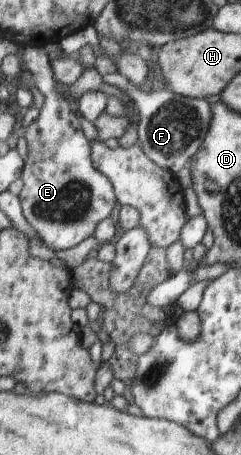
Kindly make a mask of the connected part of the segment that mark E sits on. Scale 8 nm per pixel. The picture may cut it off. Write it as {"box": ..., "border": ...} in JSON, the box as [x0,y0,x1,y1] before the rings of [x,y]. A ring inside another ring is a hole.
{"box":[17,45,115,251],"border":[[[43,45],[24,46],[21,59],[23,68],[32,72],[34,85],[43,95],[44,101],[37,118],[21,132],[27,145],[27,157],[20,173],[23,186],[17,197],[25,221],[37,233],[38,238],[49,249],[63,251],[63,249],[69,249],[69,247],[81,243],[81,239],[91,237],[97,223],[103,221],[105,217],[109,217],[109,213],[115,207],[112,183],[91,163],[90,143],[87,143],[87,139],[83,137],[83,133],[79,129],[77,114],[71,111],[72,105],[69,105],[69,101],[61,101],[65,97],[61,97],[61,93],[57,93],[59,89],[57,89],[57,83],[52,79],[47,52]]]}

